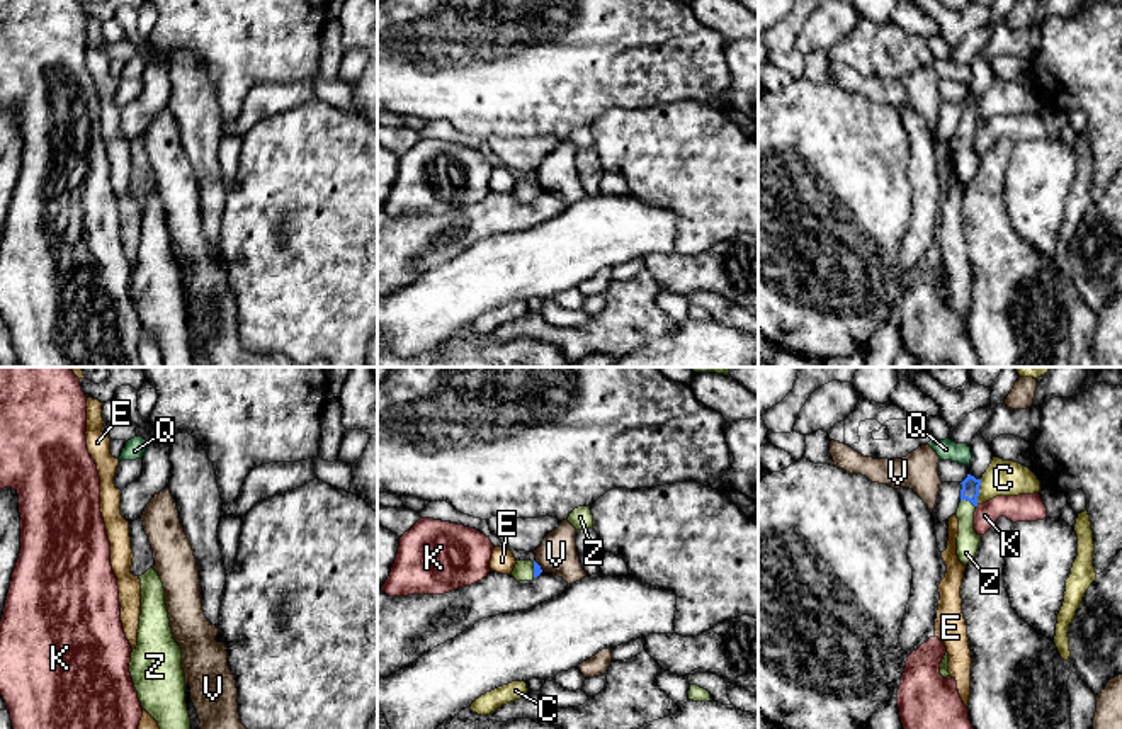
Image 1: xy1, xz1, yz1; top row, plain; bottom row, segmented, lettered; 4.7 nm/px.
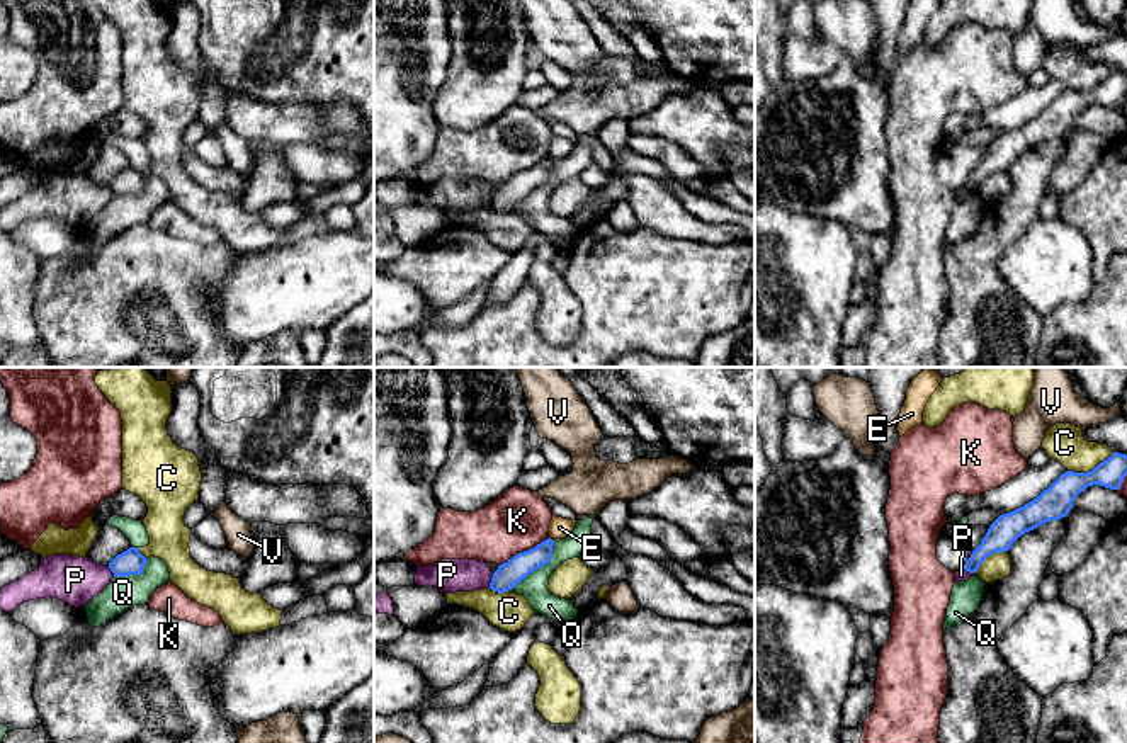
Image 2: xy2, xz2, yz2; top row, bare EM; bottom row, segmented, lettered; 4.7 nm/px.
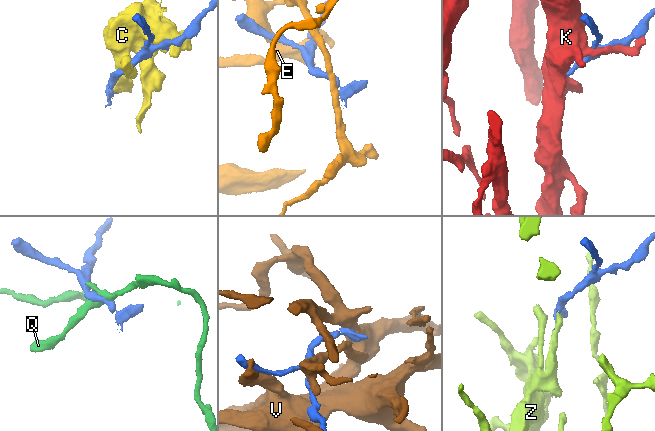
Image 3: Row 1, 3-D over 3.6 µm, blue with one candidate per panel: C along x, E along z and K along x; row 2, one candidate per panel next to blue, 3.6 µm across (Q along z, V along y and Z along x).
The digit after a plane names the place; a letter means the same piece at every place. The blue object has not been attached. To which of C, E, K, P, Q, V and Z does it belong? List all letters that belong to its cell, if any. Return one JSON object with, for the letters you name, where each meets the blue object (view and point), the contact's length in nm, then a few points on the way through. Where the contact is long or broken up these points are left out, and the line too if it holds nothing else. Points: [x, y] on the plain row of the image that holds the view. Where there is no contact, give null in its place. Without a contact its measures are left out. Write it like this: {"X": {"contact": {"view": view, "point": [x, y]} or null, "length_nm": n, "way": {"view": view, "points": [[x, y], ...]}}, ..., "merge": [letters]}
{"Z": {"contact": {"view": "yz1", "point": [968, 119]}, "length_nm": 80, "way": {"view": "yz1", "points": [[969, 111], [968, 119], [968, 162]]}}, "merge": ["Z"]}

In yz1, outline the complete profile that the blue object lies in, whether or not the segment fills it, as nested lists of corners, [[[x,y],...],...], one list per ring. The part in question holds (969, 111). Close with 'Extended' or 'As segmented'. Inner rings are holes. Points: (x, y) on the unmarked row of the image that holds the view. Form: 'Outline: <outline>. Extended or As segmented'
Outline: [[[967,93],[960,104],[960,122],[955,133],[959,138],[957,175],[966,185],[976,175],[981,161],[981,155],[974,150],[974,131],[978,126],[981,99]]]. Extended

